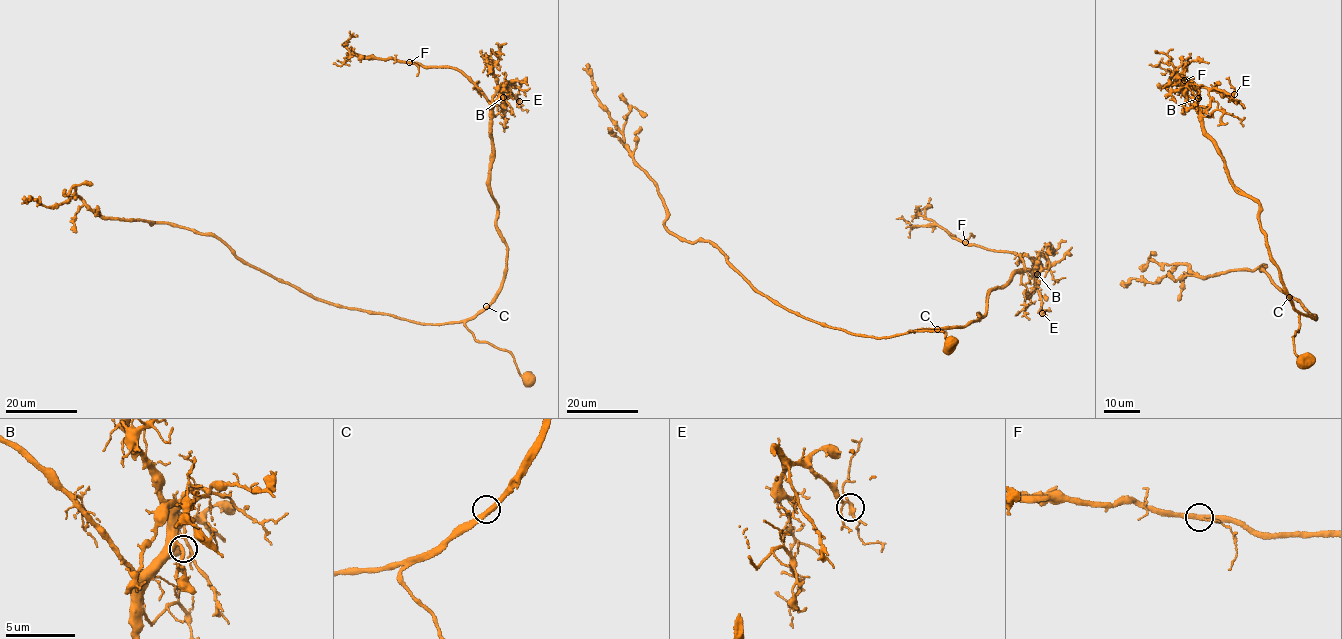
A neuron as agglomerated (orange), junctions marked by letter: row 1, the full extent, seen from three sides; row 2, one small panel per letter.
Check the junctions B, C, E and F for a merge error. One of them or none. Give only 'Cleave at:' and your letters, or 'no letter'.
Cleave at: no letter

